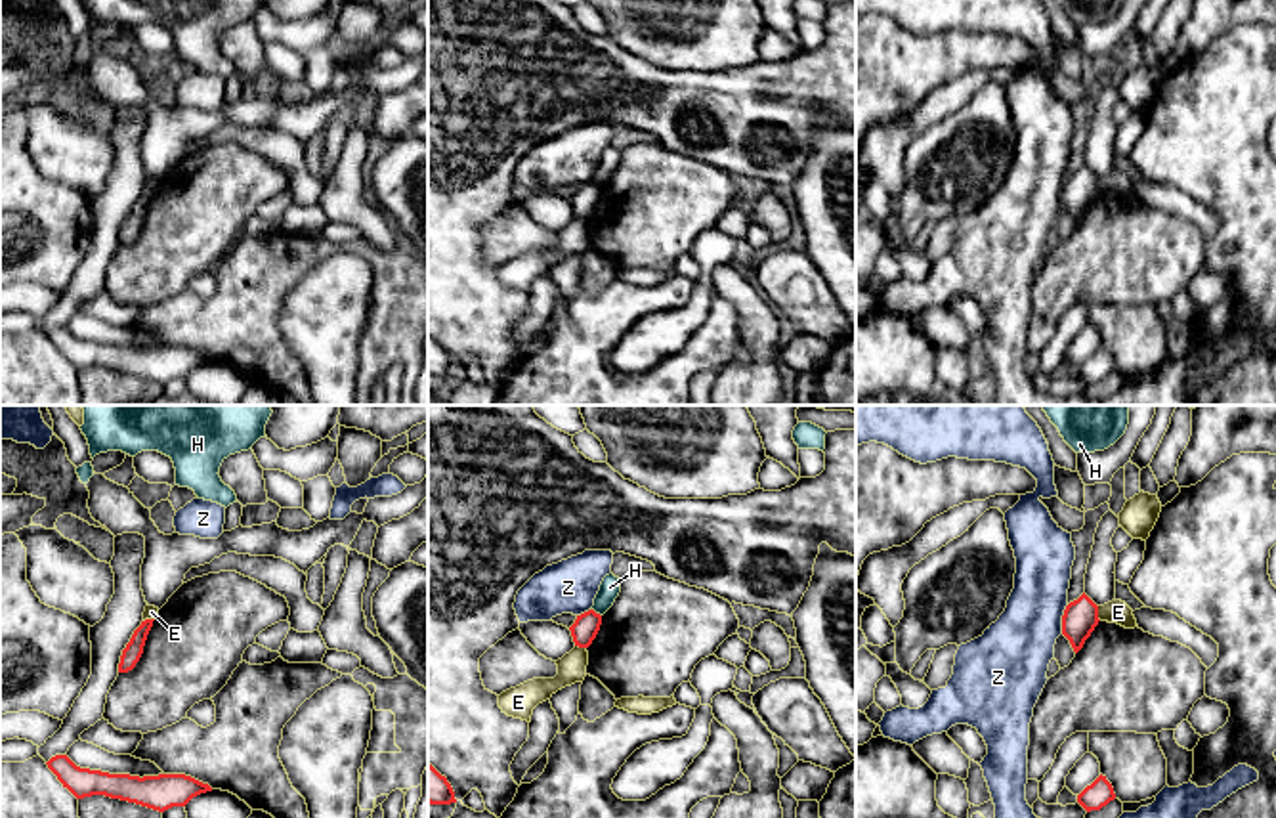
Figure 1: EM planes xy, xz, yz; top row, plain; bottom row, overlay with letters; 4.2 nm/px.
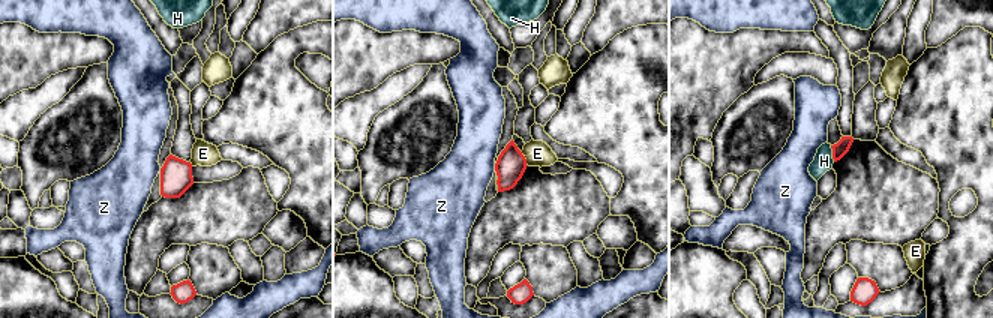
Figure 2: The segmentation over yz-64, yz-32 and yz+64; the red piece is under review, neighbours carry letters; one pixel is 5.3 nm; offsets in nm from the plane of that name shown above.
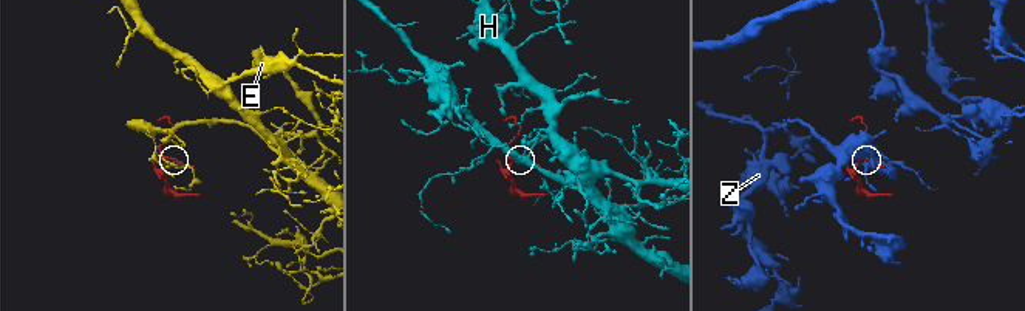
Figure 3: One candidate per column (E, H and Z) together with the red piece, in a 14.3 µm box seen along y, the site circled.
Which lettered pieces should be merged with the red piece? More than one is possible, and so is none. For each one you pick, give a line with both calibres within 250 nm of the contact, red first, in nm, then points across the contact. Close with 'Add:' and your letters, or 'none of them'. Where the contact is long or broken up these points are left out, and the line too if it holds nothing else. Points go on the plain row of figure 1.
Add: none of them

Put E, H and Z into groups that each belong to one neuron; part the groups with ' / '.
E / H / Z

